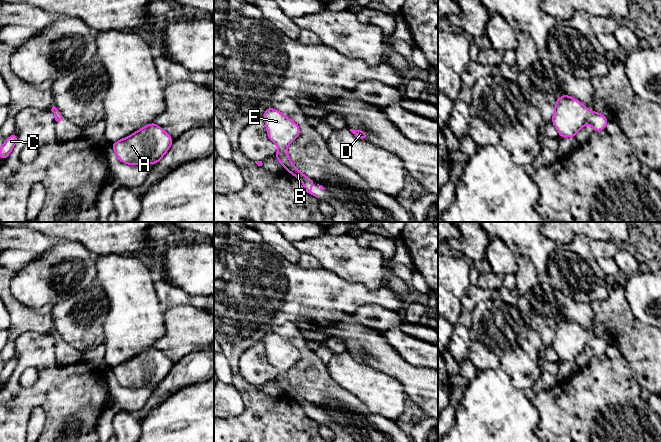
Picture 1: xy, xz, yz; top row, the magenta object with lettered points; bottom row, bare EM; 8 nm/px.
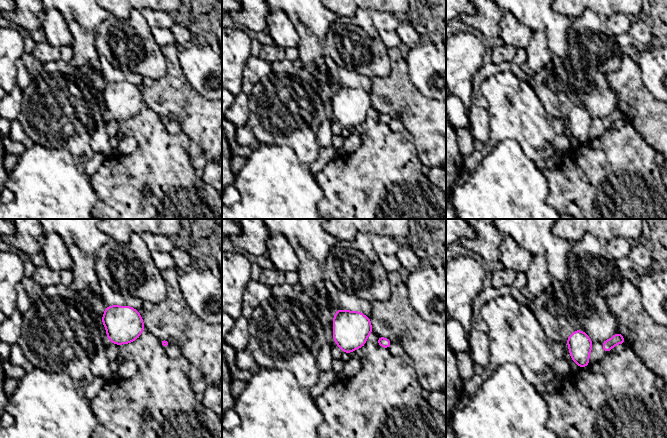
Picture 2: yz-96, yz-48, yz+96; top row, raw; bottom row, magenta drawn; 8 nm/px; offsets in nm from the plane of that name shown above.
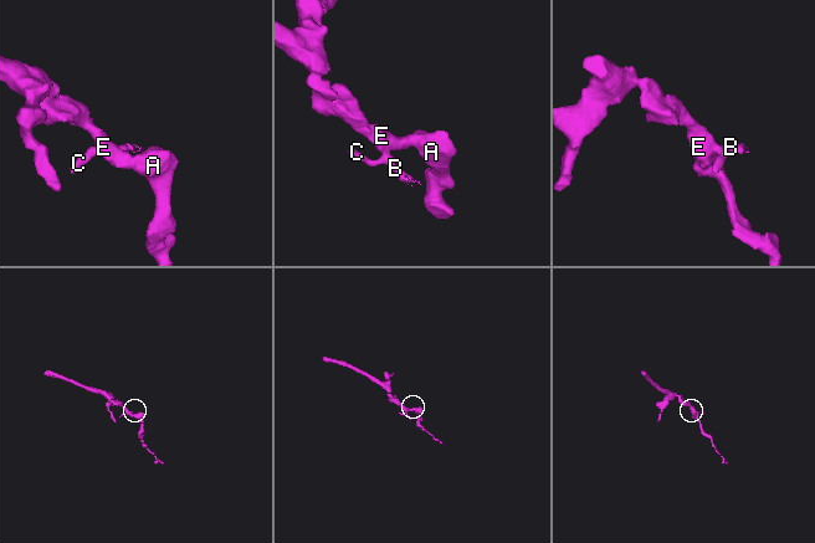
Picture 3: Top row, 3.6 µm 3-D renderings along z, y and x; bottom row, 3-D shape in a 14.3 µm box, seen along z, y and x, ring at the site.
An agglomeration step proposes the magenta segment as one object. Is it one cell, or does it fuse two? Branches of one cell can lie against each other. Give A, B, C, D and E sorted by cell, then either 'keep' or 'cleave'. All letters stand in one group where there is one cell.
groups A D E / B C; cleave

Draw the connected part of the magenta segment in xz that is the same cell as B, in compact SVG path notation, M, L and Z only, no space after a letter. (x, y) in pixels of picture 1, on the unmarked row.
M286 372L284 373L279 373L276 378L275 378L277 384L279 387L281 387L284 392L289 395L292 399L294 399L295 401L297 401L303 408L305 414L307 417L315 420L318 422L317 419L315 419L312 415L311 415L311 411L313 408L316 408L312 403L310 403L309 401L307 401L306 399L304 399L303 397L301 397L296 391L295 389L291 386L288 376L286 374Z

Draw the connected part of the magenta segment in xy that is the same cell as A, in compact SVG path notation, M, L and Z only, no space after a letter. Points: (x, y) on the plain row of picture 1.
M151 347L111 369L118 383L128 389L157 388L173 367L172 361Z

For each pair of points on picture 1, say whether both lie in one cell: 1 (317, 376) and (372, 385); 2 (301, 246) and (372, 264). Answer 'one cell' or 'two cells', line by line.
1: two cells
2: one cell

